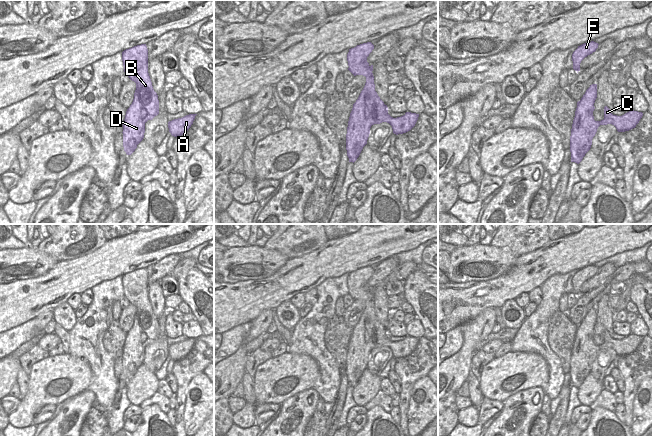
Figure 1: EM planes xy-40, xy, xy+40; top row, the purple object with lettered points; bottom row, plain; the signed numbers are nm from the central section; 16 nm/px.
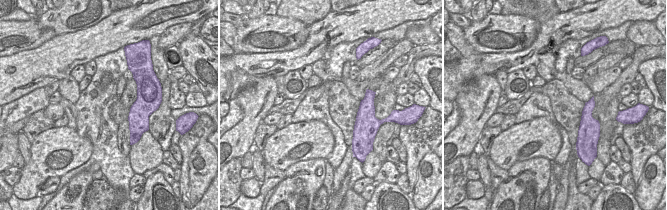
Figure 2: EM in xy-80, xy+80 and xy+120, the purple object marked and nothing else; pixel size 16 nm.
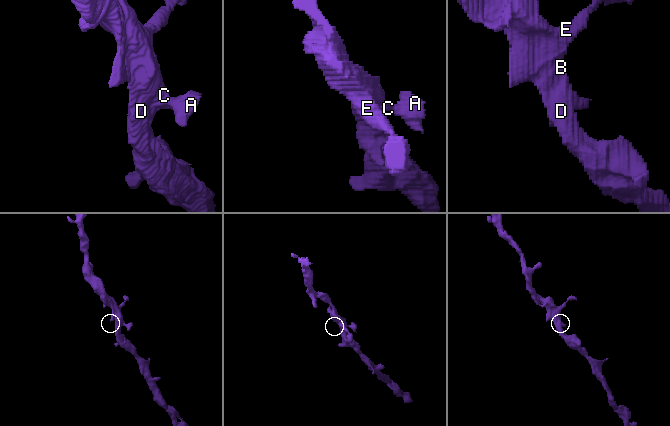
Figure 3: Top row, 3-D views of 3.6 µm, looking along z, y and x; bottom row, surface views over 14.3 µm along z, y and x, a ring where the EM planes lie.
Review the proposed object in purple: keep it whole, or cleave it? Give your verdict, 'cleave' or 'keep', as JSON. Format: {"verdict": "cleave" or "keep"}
{"verdict": "keep"}

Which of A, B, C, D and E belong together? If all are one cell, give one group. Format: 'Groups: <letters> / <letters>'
Groups: A B C D E.

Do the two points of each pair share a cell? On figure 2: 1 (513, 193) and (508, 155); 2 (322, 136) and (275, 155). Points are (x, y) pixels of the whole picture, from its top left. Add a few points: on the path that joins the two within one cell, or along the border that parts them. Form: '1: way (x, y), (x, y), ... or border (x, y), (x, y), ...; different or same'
1: border (531, 157), (516, 161), (507, 170); different
2: way (310, 139), (287, 146); same

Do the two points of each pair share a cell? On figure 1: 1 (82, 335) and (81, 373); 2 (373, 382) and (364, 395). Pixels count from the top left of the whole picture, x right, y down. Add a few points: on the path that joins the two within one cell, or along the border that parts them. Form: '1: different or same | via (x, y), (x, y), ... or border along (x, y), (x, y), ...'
1: different | border along (68, 352), (87, 362), (91, 372), (90, 379)
2: same | via (370, 385), (364, 392)

